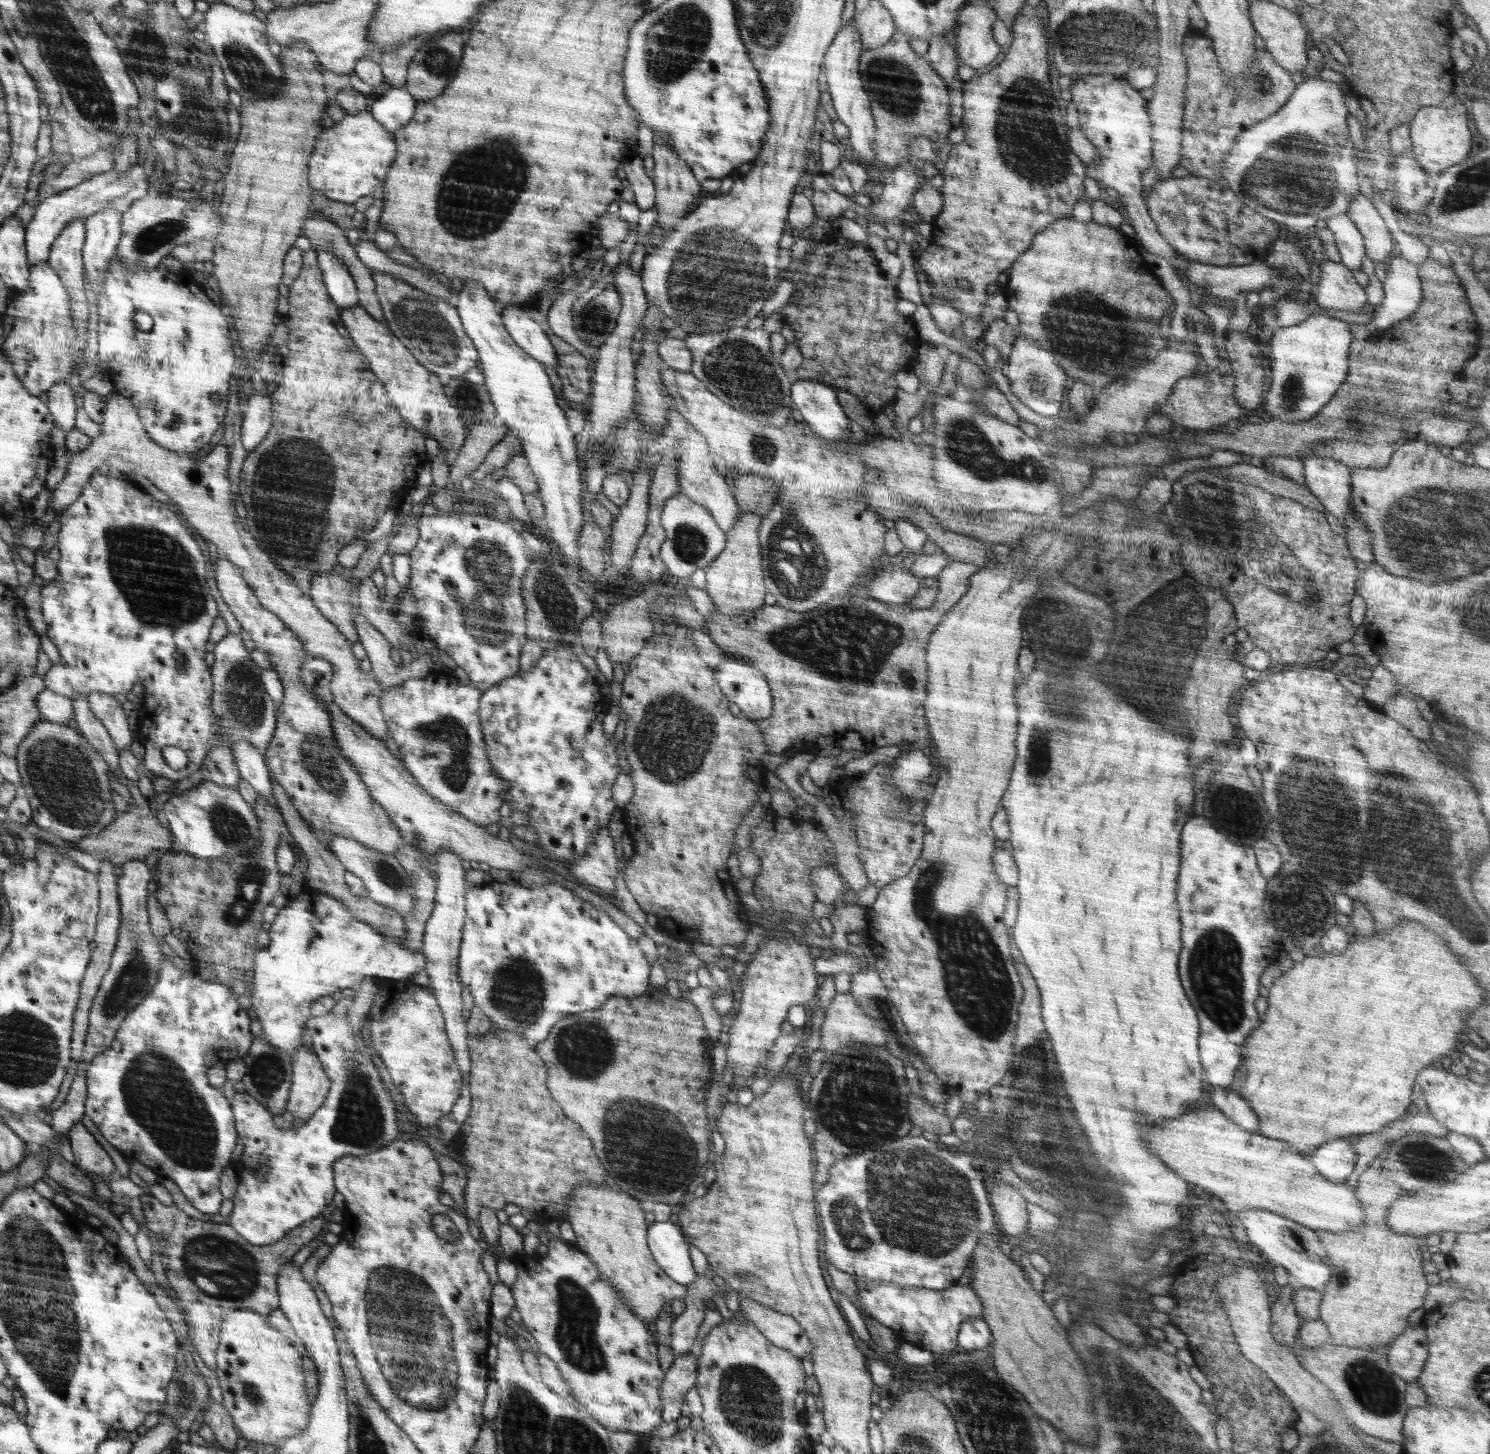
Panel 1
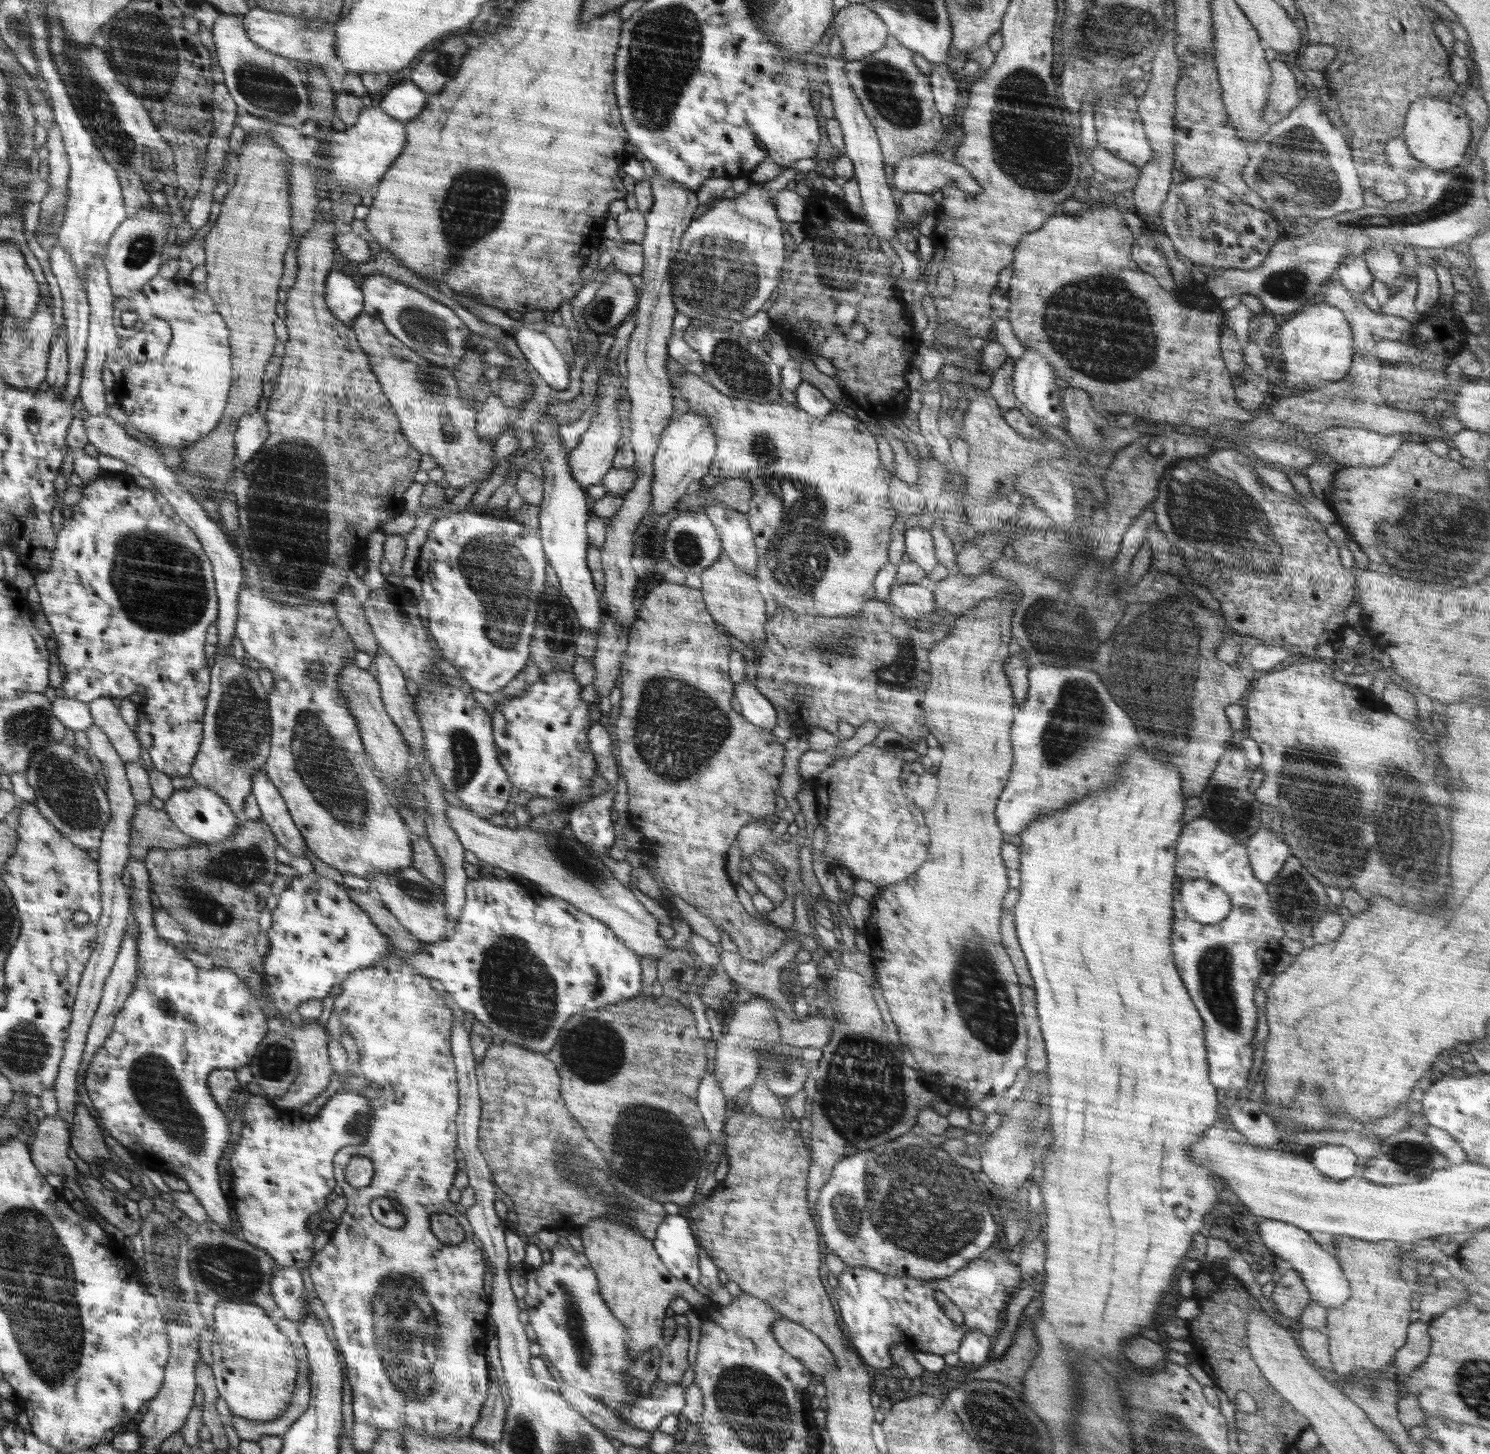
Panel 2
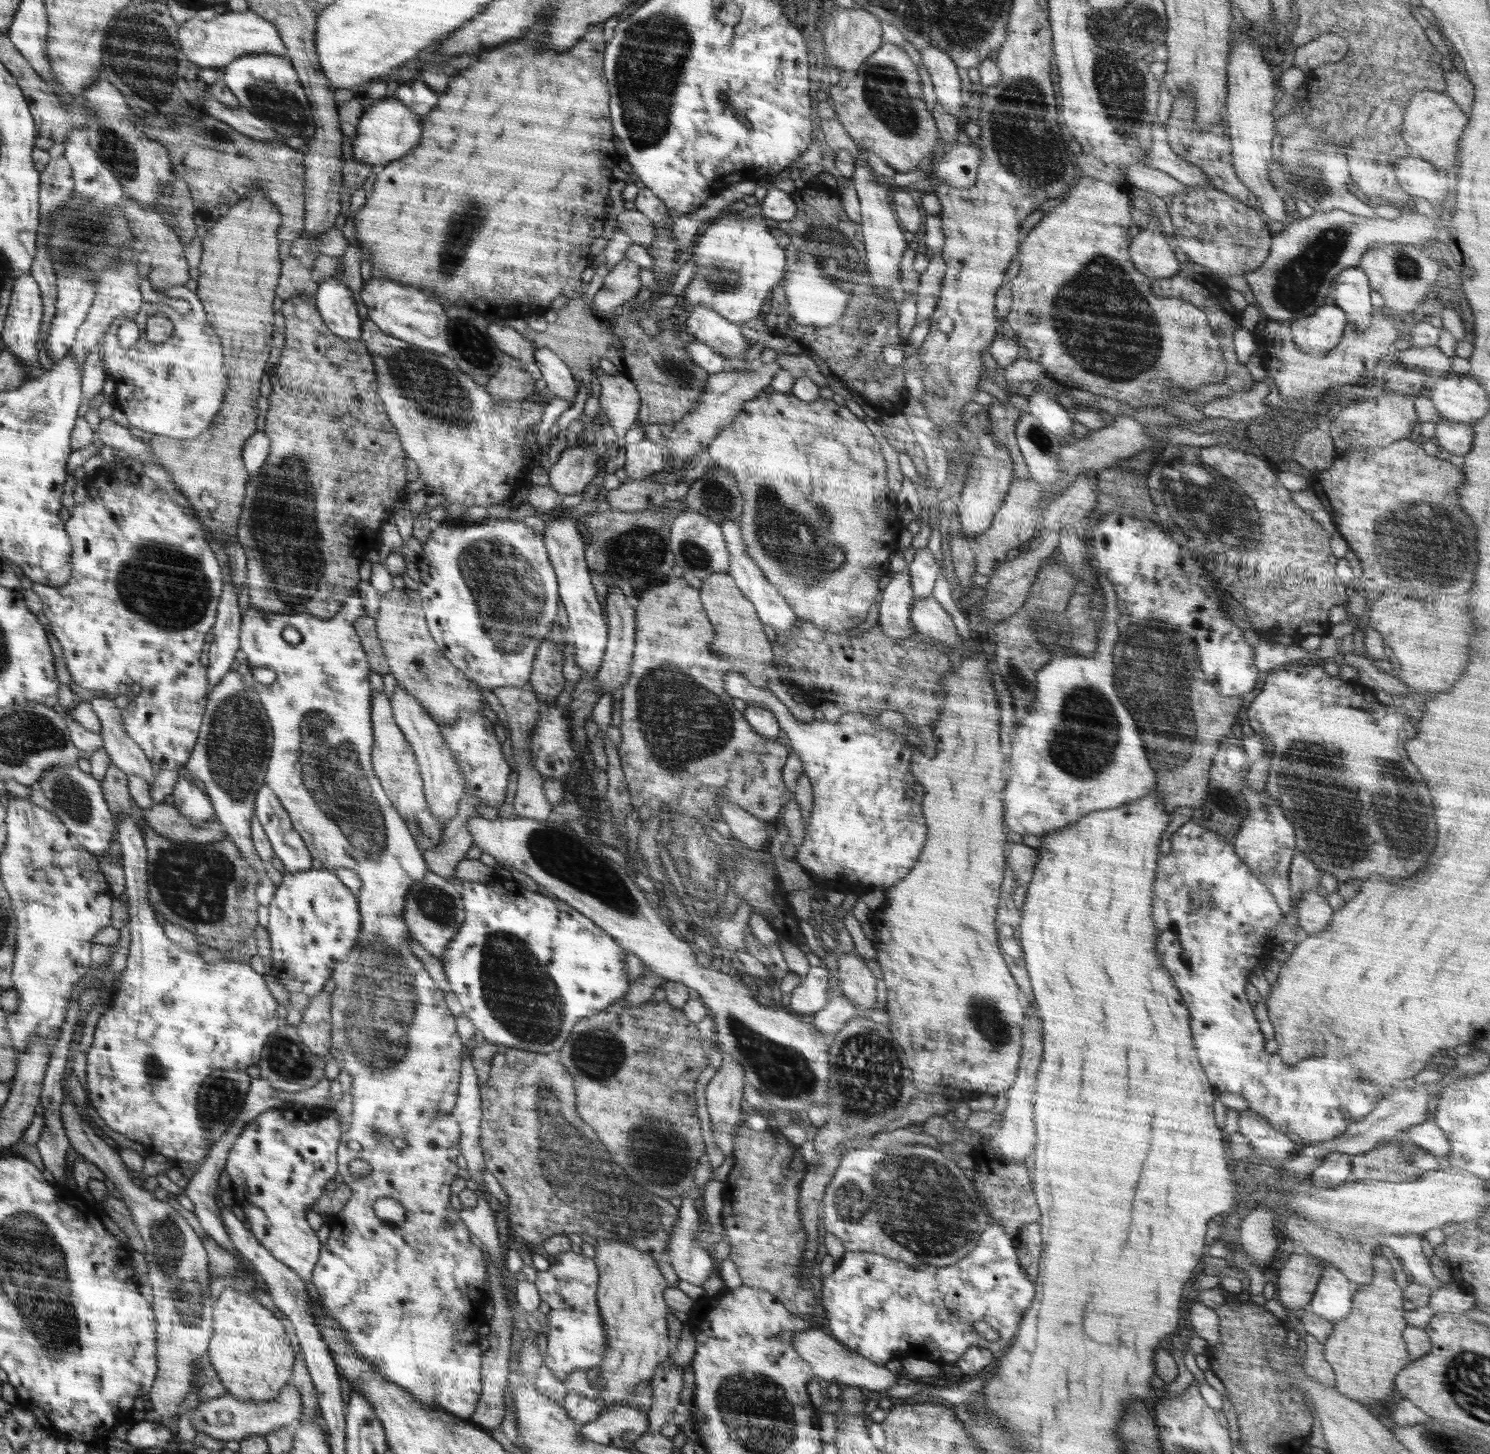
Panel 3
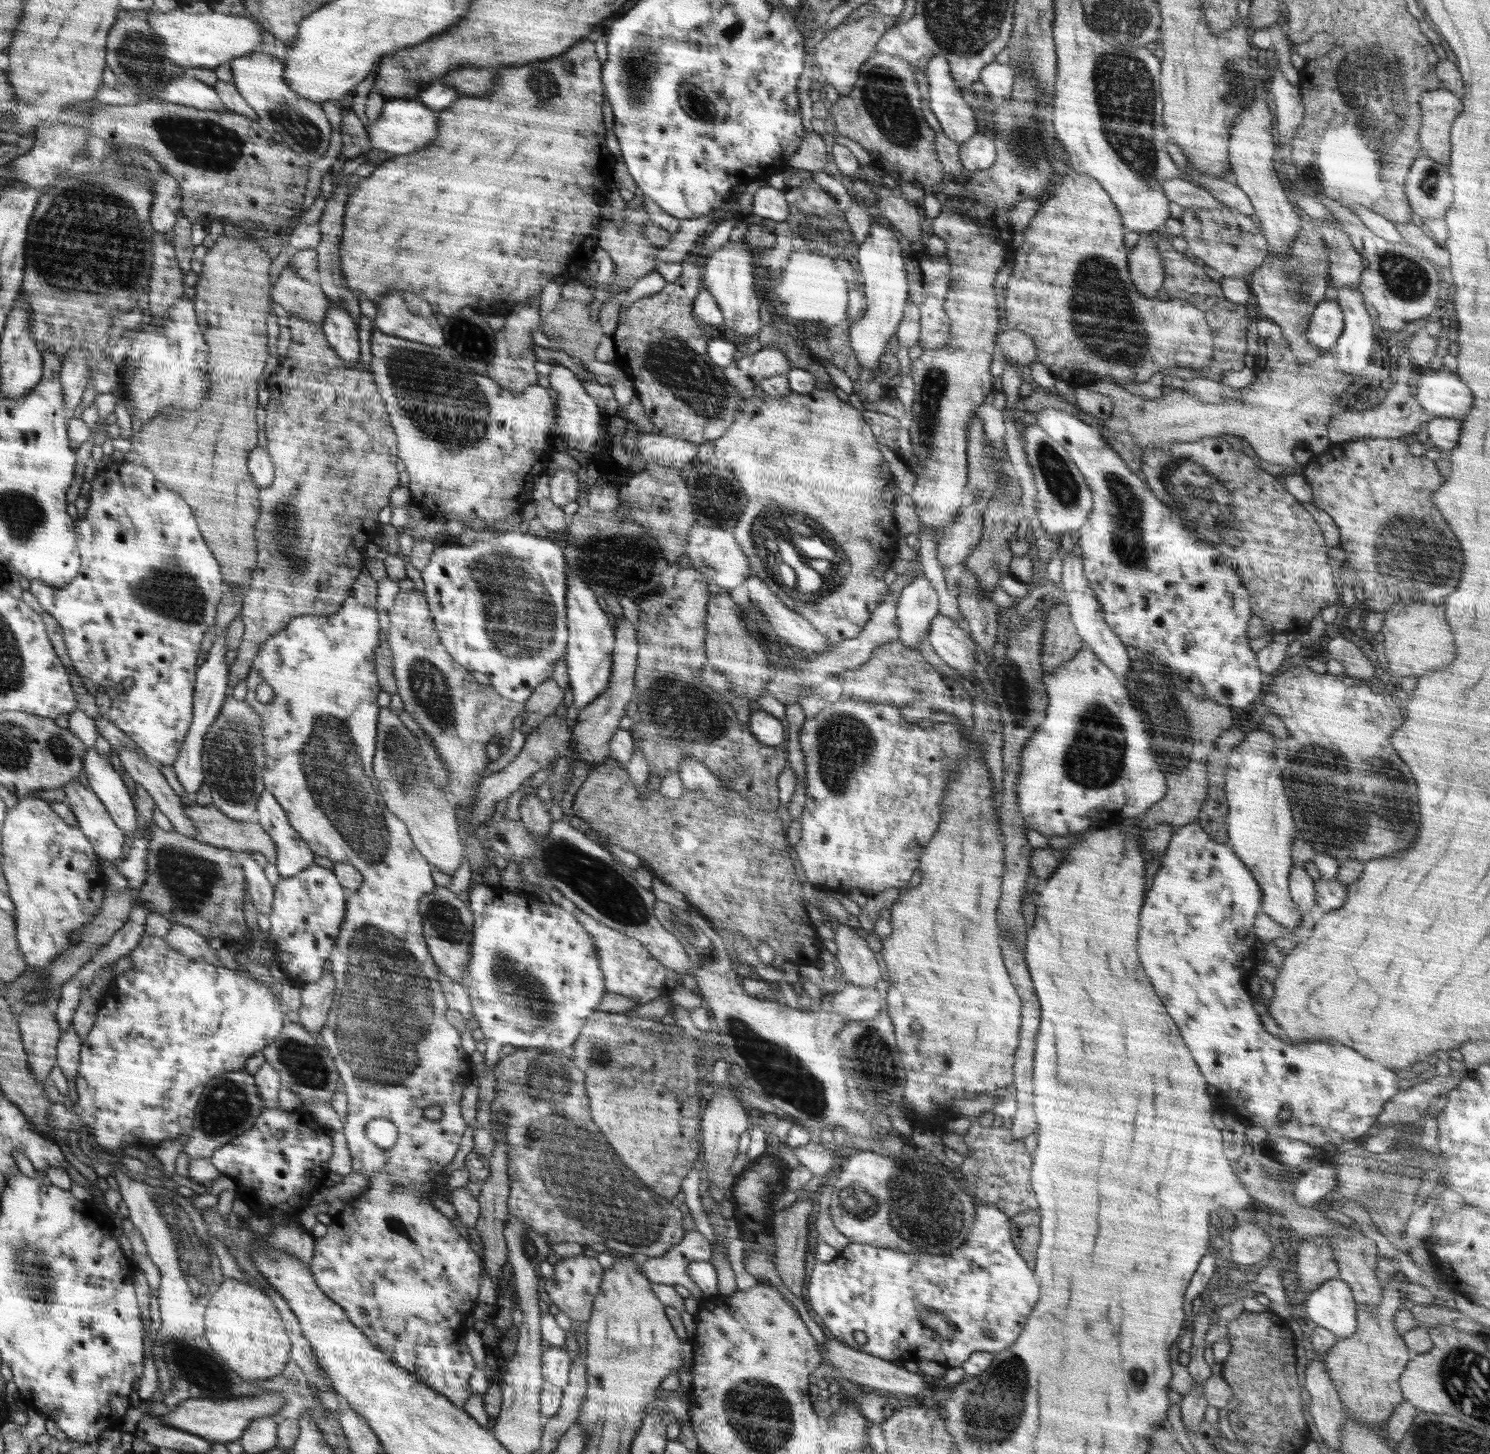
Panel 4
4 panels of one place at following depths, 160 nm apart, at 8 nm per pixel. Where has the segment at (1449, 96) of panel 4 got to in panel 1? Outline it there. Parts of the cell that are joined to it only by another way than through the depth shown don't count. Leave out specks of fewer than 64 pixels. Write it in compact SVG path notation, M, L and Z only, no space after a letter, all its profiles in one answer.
M1443 105L1422 107L1409 122L1412 151L1419 166L1426 172L1439 176L1448 168L1463 162L1471 156L1472 132L1466 121L1467 108L1451 107Z

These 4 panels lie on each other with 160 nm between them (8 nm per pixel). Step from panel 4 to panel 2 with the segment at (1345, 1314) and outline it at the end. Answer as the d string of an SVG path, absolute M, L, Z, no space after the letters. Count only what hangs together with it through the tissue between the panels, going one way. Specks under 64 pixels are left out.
M1261 1218L1257 1230L1262 1236L1262 1243L1270 1253L1288 1262L1302 1277L1310 1298L1324 1308L1337 1307L1344 1304L1350 1296L1349 1282L1342 1272L1341 1266L1335 1256L1323 1249L1316 1241L1312 1233L1306 1232L1293 1224L1281 1220Z

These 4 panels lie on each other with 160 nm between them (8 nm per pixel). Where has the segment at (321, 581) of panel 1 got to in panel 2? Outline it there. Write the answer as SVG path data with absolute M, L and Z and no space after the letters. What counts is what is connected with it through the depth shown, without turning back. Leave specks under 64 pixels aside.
M344 587L330 603L337 610L340 625L344 627L348 637L352 638L354 647L360 652L366 652L373 659L380 645L373 636L362 603L354 597L352 587Z

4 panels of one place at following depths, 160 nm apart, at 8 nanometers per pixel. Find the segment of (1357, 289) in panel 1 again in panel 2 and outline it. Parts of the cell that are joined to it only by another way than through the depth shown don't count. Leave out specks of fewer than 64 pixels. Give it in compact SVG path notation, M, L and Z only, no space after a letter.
M1336 277L1324 285L1324 303L1344 313L1353 334L1354 354L1360 350L1374 354L1376 343L1380 340L1398 341L1408 325L1405 318L1383 316L1368 309L1363 300L1352 296Z

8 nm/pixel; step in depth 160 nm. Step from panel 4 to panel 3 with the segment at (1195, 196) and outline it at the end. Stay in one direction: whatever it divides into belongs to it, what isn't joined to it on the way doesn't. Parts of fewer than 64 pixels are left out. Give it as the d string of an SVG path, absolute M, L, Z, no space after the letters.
M1130 166L1126 167L1127 183L1148 191L1157 197L1163 196L1178 196L1180 192L1184 192L1186 186L1175 180L1172 176L1165 174L1164 172L1156 170L1156 168L1150 168L1146 166Z

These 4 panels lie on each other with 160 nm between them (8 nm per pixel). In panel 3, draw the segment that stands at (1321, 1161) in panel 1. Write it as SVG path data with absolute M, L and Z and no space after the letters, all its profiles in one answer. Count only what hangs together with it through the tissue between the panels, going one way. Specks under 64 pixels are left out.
M1336 1152L1325 1156L1309 1178L1312 1186L1327 1189L1347 1183L1352 1169L1352 1159L1353 1155Z

